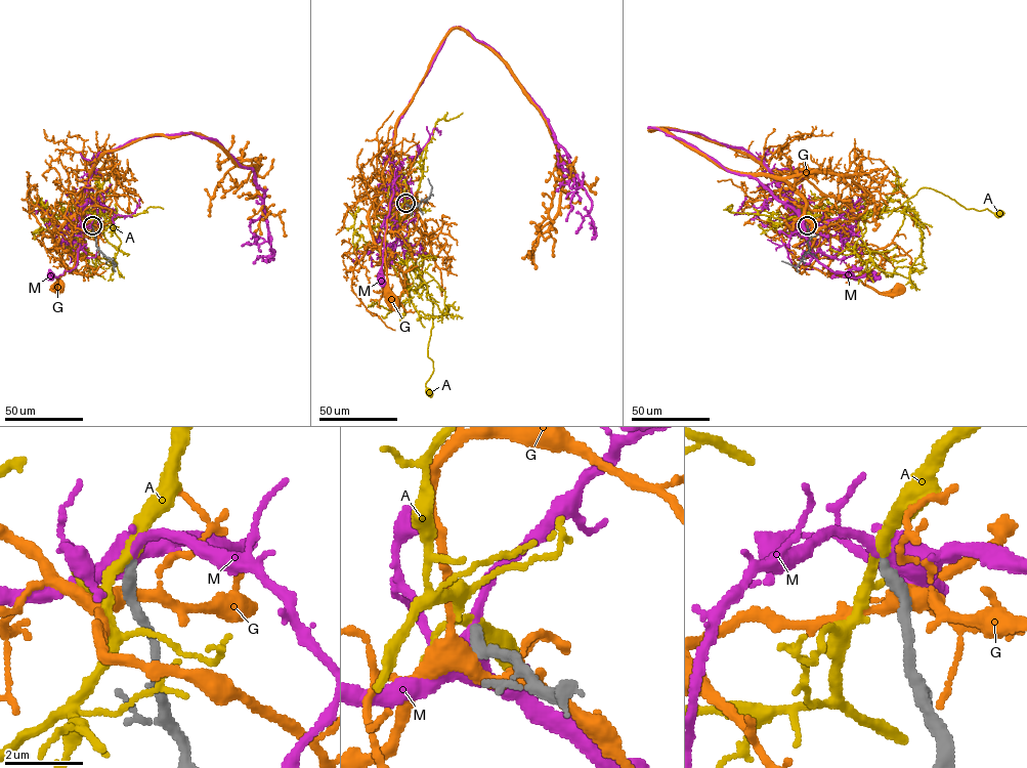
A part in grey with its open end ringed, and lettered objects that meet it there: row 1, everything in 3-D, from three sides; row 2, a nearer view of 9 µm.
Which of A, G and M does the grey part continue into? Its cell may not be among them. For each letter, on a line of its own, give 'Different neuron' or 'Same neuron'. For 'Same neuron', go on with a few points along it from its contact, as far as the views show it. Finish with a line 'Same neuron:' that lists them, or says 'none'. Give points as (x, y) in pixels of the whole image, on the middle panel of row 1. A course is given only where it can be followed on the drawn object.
A: Same neuron. Its course: (405, 203), (409, 211), (394, 252), (425, 285), (433, 306), (428, 350), (433, 371), (425, 385), (428, 392)
G: Different neuron
M: Different neuron
Same neuron: A

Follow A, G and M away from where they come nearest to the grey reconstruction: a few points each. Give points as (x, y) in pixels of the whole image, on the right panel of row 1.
A: (806, 225), (828, 212), (851, 211), (864, 220), (897, 208), (924, 187), (966, 209), (999, 213)
G: (807, 226), (814, 220), (790, 208), (782, 237), (797, 264), (859, 280), (882, 294), (892, 294), (897, 289)
M: (807, 225), (804, 216), (787, 203), (793, 215), (781, 237), (787, 258), (795, 265), (840, 275), (873, 278)

